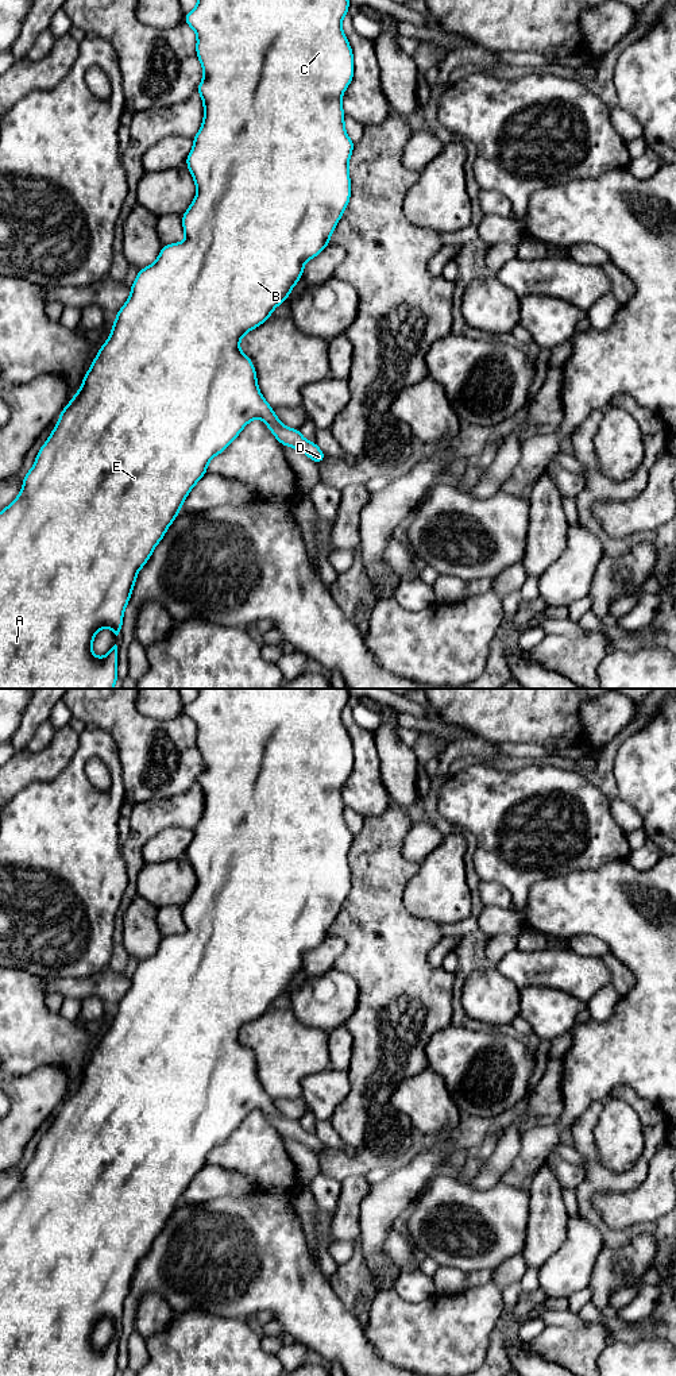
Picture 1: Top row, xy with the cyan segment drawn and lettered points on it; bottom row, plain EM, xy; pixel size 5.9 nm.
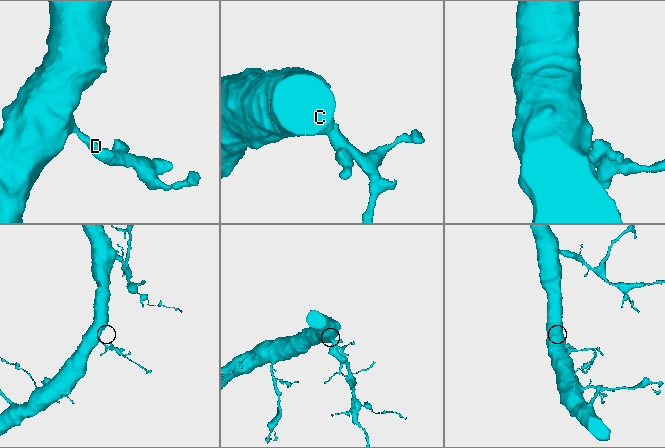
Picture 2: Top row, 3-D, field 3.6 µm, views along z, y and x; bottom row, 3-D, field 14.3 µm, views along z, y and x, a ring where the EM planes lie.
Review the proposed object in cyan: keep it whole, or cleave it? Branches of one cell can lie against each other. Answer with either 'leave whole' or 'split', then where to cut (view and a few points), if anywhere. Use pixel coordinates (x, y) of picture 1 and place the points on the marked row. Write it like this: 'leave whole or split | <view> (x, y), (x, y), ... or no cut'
leave whole | no cut

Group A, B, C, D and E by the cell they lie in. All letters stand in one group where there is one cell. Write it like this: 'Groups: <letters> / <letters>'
Groups: A B C D E

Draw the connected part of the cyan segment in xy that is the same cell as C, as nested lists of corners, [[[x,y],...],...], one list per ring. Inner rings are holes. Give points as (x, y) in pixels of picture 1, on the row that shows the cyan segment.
[[[198,0],[196,8],[188,12],[184,18],[185,23],[189,24],[197,34],[196,53],[204,69],[204,80],[198,84],[197,92],[204,101],[204,122],[193,138],[194,146],[186,158],[186,165],[197,186],[197,194],[182,215],[182,227],[186,239],[182,243],[173,243],[163,246],[158,259],[138,273],[136,280],[131,285],[131,296],[123,308],[116,313],[116,320],[112,327],[112,332],[108,340],[101,346],[97,356],[93,359],[89,371],[82,378],[81,389],[74,394],[72,401],[65,406],[59,415],[59,421],[54,427],[50,438],[42,446],[35,459],[32,469],[24,475],[22,490],[16,500],[13,500],[3,512],[0,512],[0,689],[113,689],[117,681],[117,651],[120,628],[123,625],[123,613],[131,598],[134,585],[136,582],[138,571],[147,563],[154,548],[165,536],[170,524],[175,520],[181,510],[181,506],[188,497],[189,492],[206,474],[209,460],[227,450],[227,447],[237,438],[240,431],[254,419],[260,417],[278,439],[282,446],[289,446],[300,450],[308,455],[316,463],[321,463],[327,455],[318,448],[314,442],[305,440],[300,429],[293,429],[283,425],[279,419],[274,415],[274,409],[263,398],[258,389],[256,371],[254,369],[251,358],[243,354],[239,348],[240,339],[251,329],[263,324],[271,312],[282,304],[290,294],[293,286],[301,280],[304,265],[306,261],[317,257],[328,244],[329,238],[339,223],[344,209],[347,208],[351,197],[351,181],[348,171],[348,161],[355,147],[355,143],[348,138],[344,128],[344,111],[341,107],[341,96],[348,88],[354,77],[354,55],[352,49],[345,38],[341,28],[341,19],[347,15],[349,8],[348,0]],[[108,627],[113,631],[115,643],[109,652],[104,658],[96,658],[92,651],[92,643],[96,633]]]

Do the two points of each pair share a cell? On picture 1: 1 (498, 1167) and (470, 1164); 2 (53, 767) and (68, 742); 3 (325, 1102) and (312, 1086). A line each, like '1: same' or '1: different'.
1: different
2: same
3: same

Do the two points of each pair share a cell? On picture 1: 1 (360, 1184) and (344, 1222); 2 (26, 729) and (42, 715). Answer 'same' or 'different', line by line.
1: same
2: same

